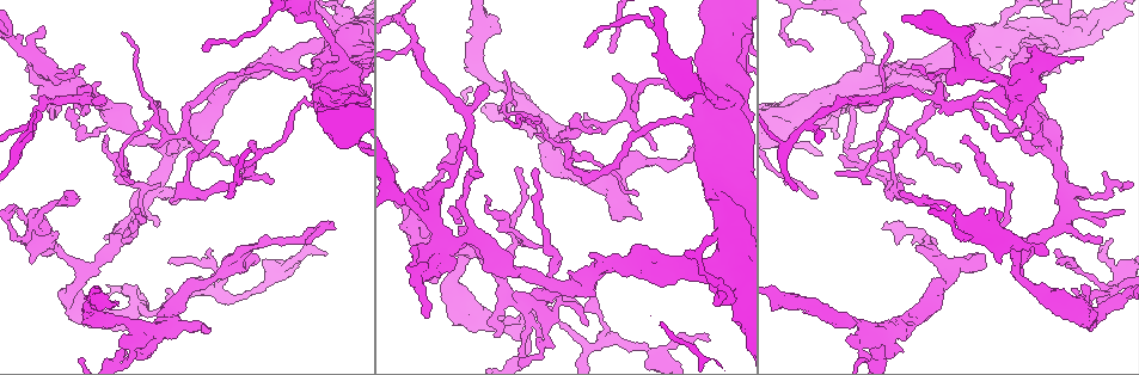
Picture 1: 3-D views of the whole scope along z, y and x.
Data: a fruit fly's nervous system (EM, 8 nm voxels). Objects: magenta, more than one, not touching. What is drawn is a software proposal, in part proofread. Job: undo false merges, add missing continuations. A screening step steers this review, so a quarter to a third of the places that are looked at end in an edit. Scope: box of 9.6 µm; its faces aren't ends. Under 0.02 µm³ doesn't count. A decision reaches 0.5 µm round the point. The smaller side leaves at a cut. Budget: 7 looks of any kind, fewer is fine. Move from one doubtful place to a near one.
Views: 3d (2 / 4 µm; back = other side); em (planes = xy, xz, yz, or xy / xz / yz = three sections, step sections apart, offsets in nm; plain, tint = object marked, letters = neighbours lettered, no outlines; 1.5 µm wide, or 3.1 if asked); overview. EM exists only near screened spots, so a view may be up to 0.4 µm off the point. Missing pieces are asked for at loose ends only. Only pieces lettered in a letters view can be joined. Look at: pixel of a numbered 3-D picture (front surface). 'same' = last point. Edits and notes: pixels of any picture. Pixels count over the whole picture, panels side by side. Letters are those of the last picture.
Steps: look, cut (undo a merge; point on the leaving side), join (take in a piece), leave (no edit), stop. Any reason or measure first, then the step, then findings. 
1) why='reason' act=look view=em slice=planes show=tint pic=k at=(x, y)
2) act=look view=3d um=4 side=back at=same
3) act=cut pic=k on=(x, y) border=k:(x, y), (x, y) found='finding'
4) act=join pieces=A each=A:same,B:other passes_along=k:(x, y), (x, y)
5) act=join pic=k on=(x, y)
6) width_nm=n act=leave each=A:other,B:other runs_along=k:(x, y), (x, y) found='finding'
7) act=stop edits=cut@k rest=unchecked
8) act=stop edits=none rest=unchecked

why='three-way junction' act=look view=em slice=planes show=letters pic=1 at=(1036, 243)

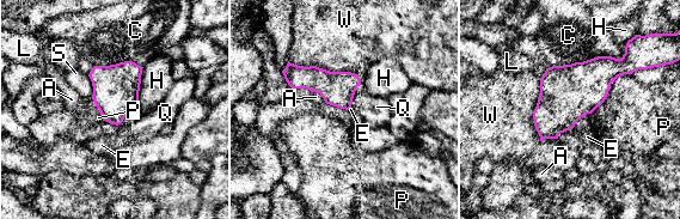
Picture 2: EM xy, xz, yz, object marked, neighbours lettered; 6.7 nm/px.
width_nm=300 longest_contact=C:550nm act=leave each=A:other,C:other,E:other,H:other,L:other,P:other,Q:other,S:other,W:other found='all the same neuron'

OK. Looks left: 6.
why='branch stops here' act=look view=em slice=yz step=4 show=tint pic=1 at=(486, 86)

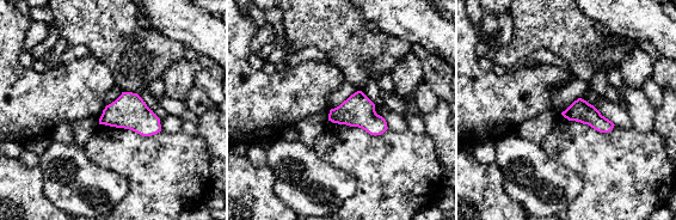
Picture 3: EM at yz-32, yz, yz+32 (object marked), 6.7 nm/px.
act=look view=em slice=planes show=letters at=same

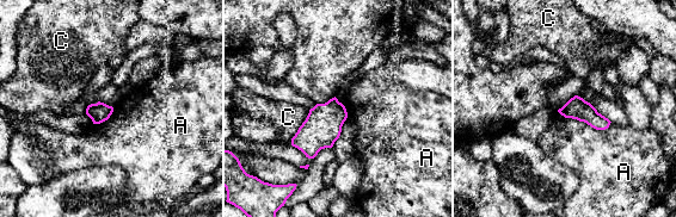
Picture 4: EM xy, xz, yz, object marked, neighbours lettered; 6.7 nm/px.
act=leave each=A:other,C:other border=4:(557, 111), (596, 129), (610, 124) found='no lettered piece goes on from it'

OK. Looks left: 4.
why='branch stops here' act=look view=em slice=yz step=4 show=tint pic=1 at=(885, 228)

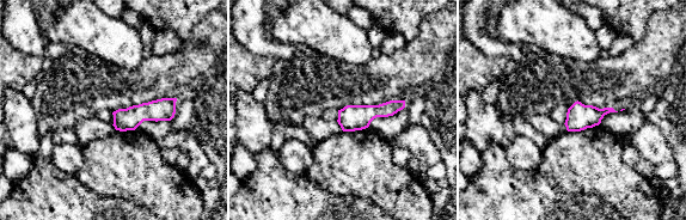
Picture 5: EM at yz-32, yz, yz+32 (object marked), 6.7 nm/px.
act=look view=em slice=yz step=4 show=letters at=same

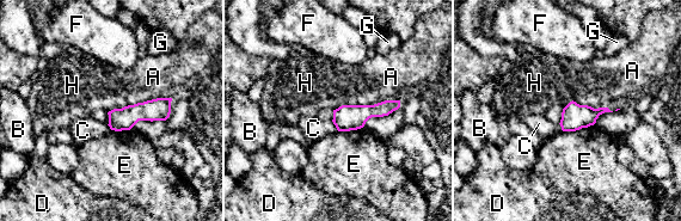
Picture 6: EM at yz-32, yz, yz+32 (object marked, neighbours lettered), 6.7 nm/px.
width_nm=150 longest_contact=A:340nm act=leave each=A:other,B:other,C:other,D:other,E:other,F:other,G:other,H:other found='none of them fits'

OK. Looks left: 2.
act=stop edits=none rest=unchecked

